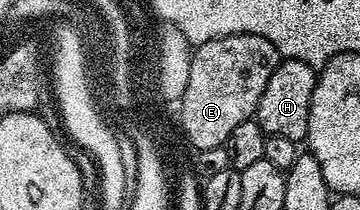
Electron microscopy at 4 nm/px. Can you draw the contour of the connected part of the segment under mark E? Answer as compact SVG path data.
M223 35L214 41L199 44L192 51L184 96L178 100L180 129L185 140L197 152L225 146L231 131L237 125L242 125L242 121L255 116L258 101L266 89L266 81L270 81L270 73L274 73L280 62L282 57L277 53L276 47L266 37L257 35Z

